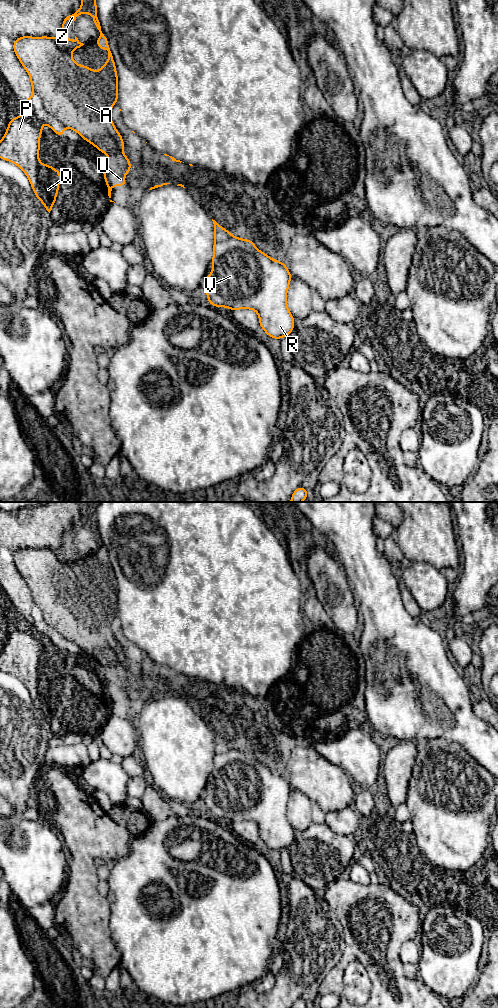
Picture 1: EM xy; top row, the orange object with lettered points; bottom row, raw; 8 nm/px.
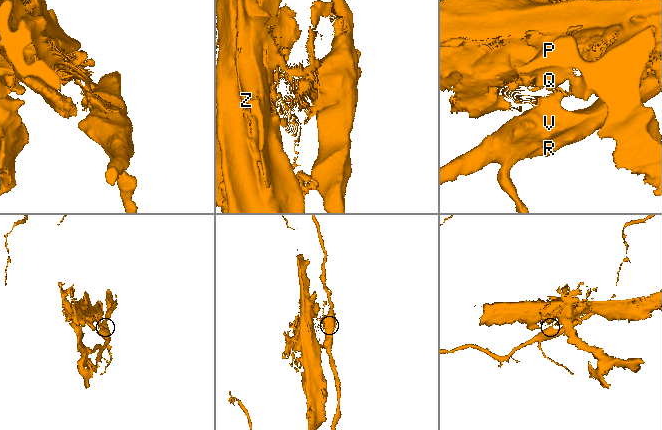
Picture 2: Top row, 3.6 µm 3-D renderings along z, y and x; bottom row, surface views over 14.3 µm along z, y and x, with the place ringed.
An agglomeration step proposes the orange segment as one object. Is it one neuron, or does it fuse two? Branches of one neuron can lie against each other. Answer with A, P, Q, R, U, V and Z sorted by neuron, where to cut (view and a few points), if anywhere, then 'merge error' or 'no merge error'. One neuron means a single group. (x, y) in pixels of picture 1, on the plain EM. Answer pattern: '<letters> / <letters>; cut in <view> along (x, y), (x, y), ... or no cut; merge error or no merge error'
A P Q U Z / R V; cut in xy along (214, 755), (236, 749), (256, 761); merge error

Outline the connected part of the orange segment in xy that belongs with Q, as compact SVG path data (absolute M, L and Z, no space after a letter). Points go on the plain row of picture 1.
M89 502L80 503L82 518L64 531L62 545L67 532L73 533L74 542L76 530L85 524L89 525L100 544L96 557L101 562L108 563L108 572L100 583L93 583L84 575L77 577L73 572L71 564L84 557L76 548L74 553L65 550L62 545L57 550L22 548L13 554L13 562L30 588L33 606L28 612L20 613L25 618L25 624L9 633L8 640L0 653L0 670L16 676L24 683L34 706L49 725L56 714L62 688L56 680L40 675L38 667L40 648L43 644L42 633L59 649L64 648L65 639L71 640L85 653L110 669L107 676L101 676L109 710L115 697L123 699L127 696L123 688L131 682L131 673L123 665L125 659L123 650L111 631L111 620L115 615L118 616L118 588L108 551L102 545L97 529L96 508L97 506Z

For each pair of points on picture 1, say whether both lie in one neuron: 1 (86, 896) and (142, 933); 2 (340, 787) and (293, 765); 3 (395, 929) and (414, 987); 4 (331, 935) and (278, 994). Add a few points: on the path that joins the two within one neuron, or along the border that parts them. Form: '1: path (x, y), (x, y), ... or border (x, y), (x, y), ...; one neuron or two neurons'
1: border (106, 897), (109, 903), (110, 936); two neurons
2: path (328, 785), (305, 769); one neuron
3: path (392, 944), (392, 968), (399, 976); one neuron
4: path (316, 950), (307, 959), (303, 969), (293, 979); one neuron

